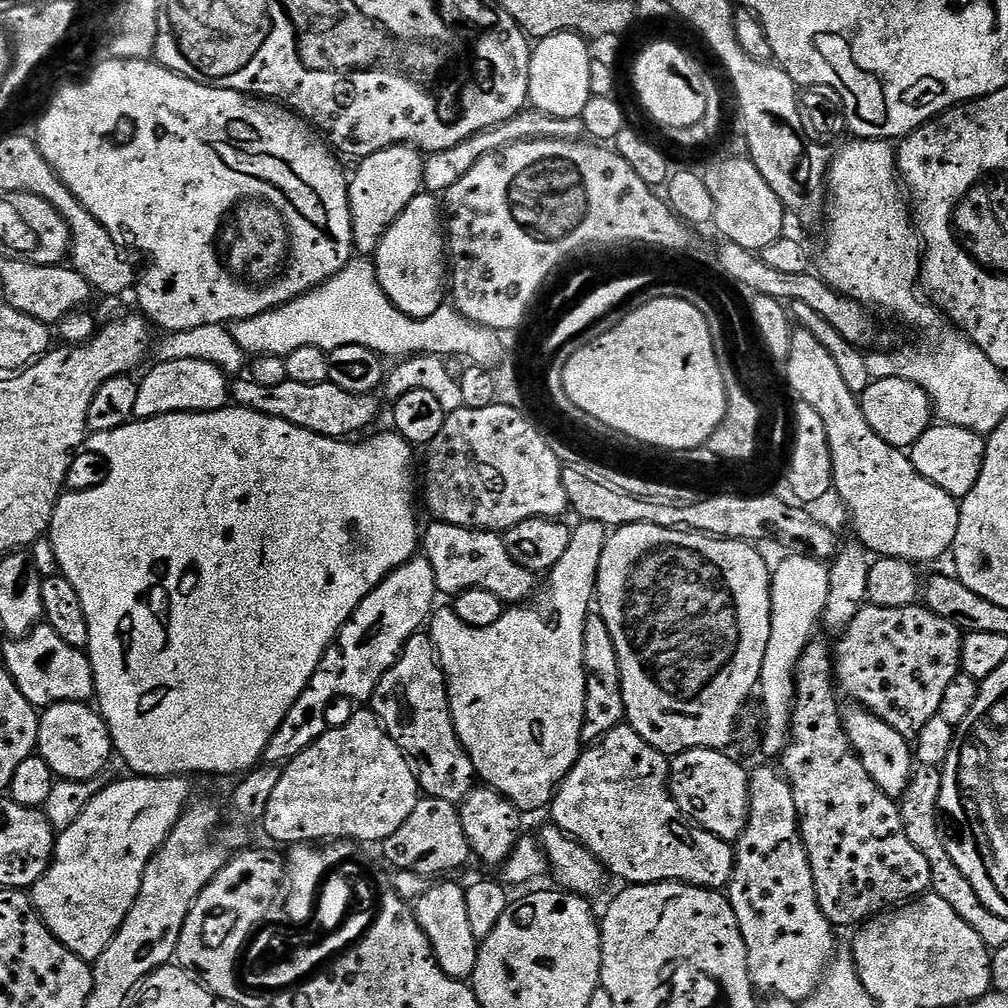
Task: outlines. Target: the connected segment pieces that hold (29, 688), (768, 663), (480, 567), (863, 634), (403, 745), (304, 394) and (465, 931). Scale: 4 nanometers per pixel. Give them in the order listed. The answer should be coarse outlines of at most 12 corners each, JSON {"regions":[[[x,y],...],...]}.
{"regions":[[[41,622],[3,667],[36,709],[95,697],[87,651]],[[786,557],[772,574],[758,694],[760,748],[790,739],[796,665],[821,627],[827,563]],[[445,520],[422,532],[437,589],[516,606],[536,588],[499,531]],[[869,603],[836,672],[905,734],[961,675],[961,625]],[[427,631],[415,632],[370,708],[427,795],[478,780],[456,733]],[[331,382],[231,385],[253,408],[352,438],[380,412],[375,395]],[[466,888],[415,897],[416,921],[444,973],[467,981],[480,949]]]}

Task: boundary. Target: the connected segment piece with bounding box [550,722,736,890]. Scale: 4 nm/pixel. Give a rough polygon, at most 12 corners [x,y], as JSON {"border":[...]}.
{"border":[[619,724],[551,823],[628,884],[720,890],[733,845],[672,799],[670,760]]}

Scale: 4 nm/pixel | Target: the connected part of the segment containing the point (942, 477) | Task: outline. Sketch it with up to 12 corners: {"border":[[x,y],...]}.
{"border":[[936,422],[910,455],[951,496],[970,494],[987,449],[974,429]]}

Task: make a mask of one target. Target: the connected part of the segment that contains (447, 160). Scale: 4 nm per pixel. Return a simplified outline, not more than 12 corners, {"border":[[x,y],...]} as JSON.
{"border":[[526,108],[429,153],[424,188],[442,194],[482,157],[530,139],[581,139],[583,117]]}

